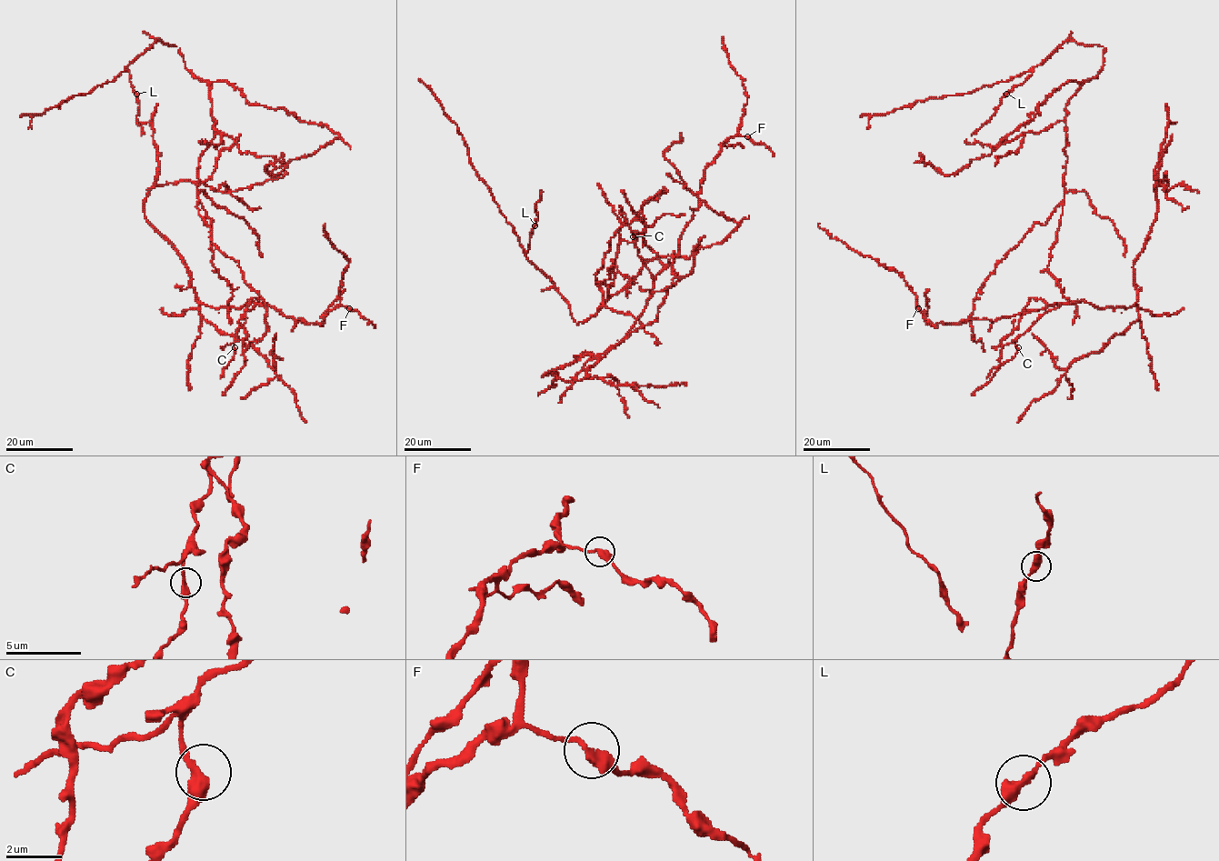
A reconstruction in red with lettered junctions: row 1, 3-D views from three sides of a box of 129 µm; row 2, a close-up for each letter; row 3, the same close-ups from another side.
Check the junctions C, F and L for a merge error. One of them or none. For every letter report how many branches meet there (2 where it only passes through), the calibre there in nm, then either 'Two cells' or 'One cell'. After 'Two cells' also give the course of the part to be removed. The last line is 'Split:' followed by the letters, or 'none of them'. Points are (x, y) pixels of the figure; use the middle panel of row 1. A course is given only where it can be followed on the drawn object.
C: Branches: 2. Thickness 380 nm. One cell
F: Branches: 2. Thickness 360 nm. One cell
L: Branches: 2. Thickness 380 nm. One cell
Split: none of them

